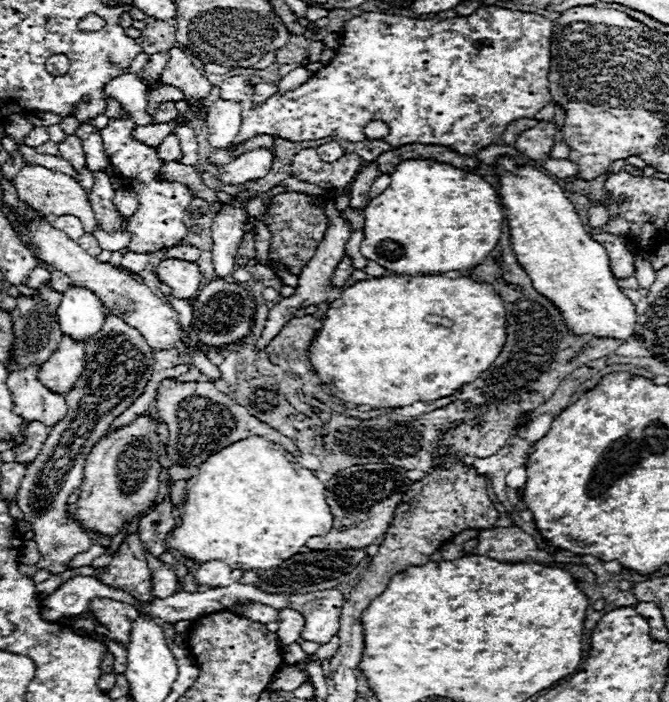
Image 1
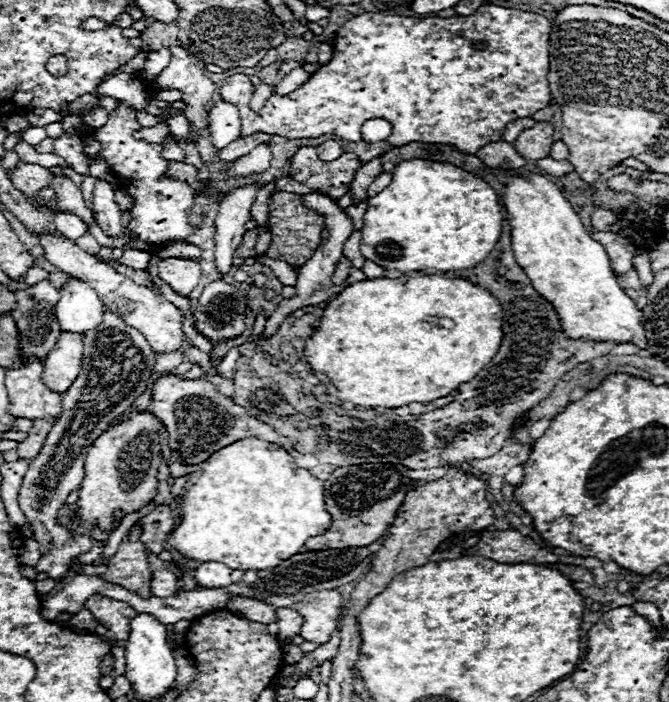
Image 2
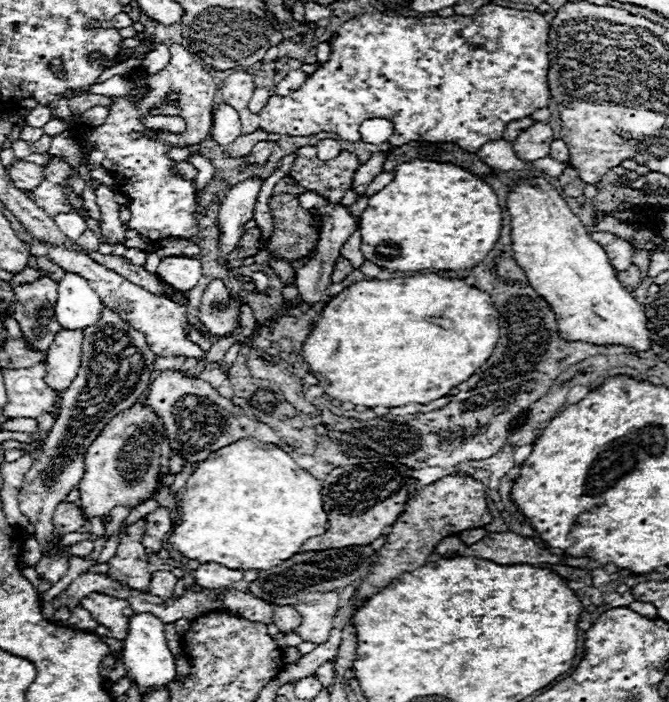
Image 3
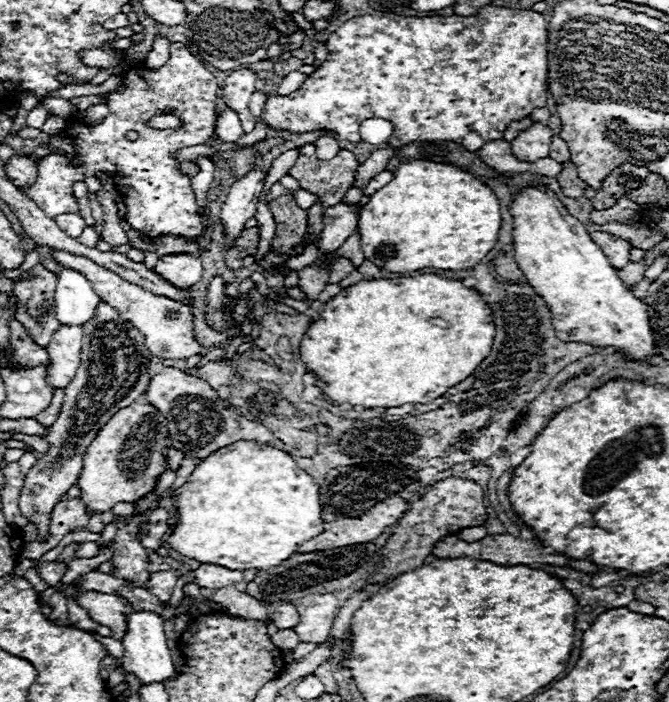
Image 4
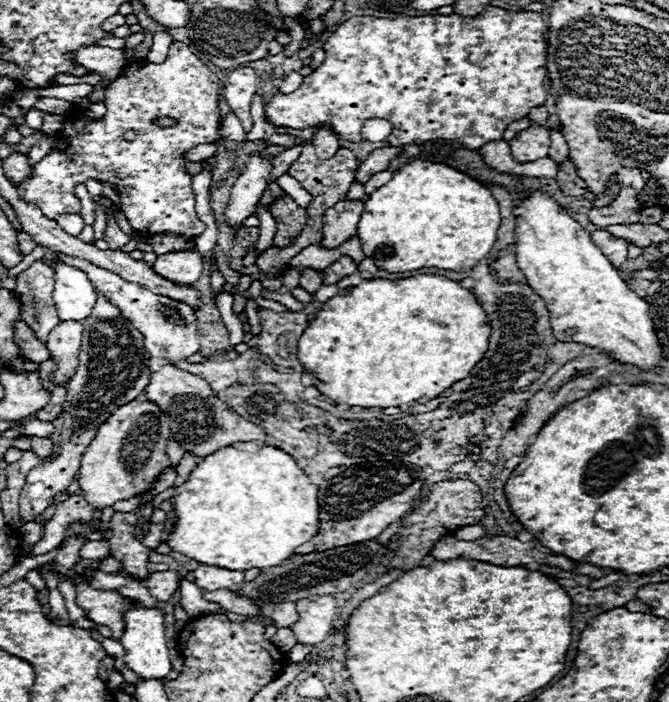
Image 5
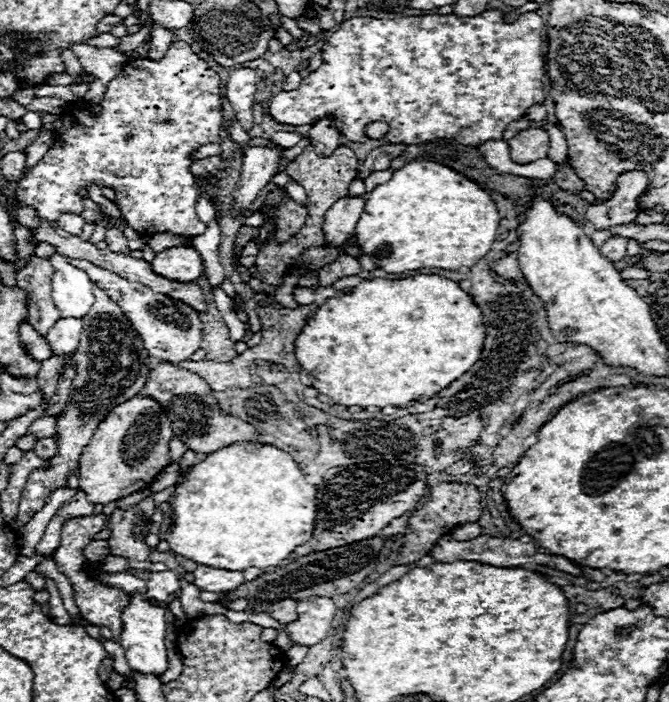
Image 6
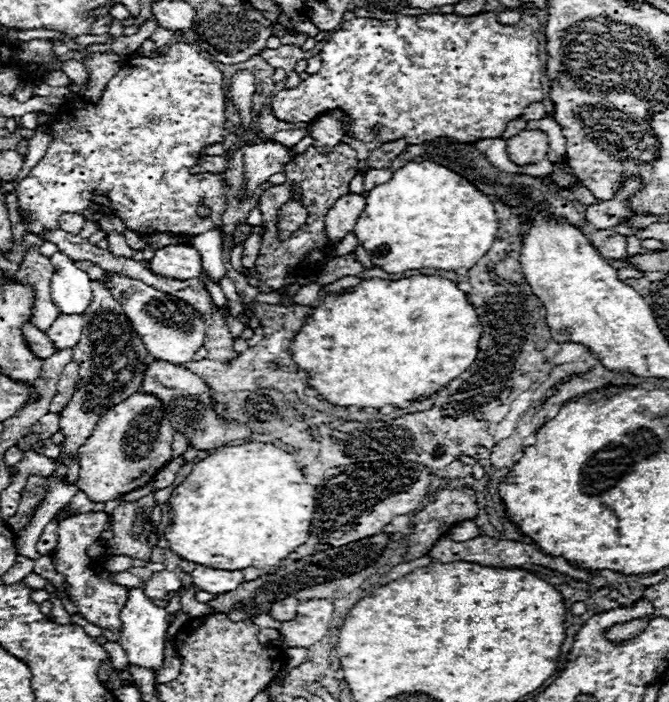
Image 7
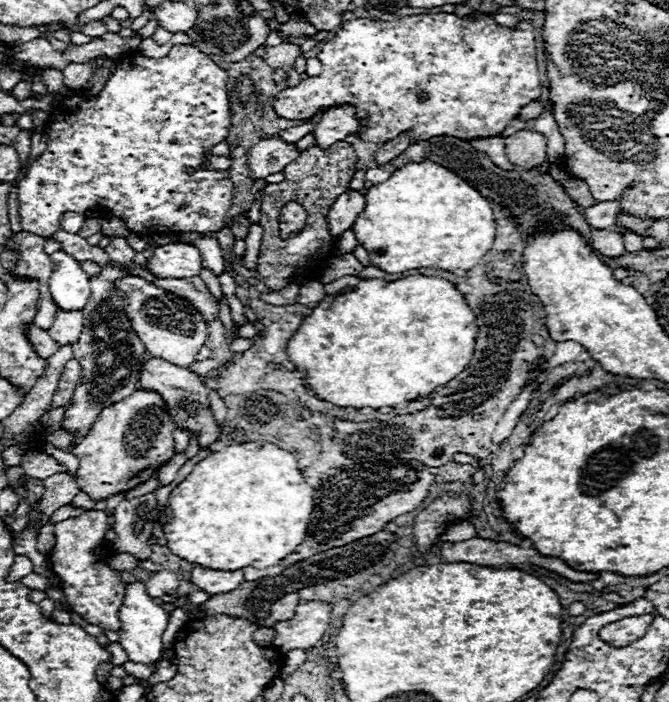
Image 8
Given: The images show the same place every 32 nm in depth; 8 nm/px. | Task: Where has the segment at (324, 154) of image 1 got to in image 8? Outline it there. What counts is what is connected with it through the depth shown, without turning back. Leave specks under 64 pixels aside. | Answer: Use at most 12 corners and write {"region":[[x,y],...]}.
{"region":[[330,108],[312,132],[320,148],[356,134],[354,108]]}

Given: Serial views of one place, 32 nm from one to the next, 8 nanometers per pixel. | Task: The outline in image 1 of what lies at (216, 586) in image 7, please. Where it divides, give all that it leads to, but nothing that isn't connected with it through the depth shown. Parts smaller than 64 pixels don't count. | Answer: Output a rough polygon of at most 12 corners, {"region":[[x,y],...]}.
{"region":[[218,560],[204,562],[194,572],[200,586],[224,588],[240,582],[242,570]]}

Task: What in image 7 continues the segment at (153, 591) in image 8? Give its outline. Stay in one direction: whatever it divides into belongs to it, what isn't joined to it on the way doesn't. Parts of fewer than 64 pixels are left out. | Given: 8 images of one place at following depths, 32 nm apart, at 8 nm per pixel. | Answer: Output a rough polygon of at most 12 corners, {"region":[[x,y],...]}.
{"region":[[162,570],[146,582],[146,596],[164,600],[180,588],[180,574]]}

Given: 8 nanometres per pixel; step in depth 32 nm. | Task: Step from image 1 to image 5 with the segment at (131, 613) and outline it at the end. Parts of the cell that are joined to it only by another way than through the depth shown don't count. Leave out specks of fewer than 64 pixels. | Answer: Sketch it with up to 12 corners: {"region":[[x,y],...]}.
{"region":[[72,574],[76,604],[86,618],[124,632],[122,614],[130,600],[116,590],[96,590]]}

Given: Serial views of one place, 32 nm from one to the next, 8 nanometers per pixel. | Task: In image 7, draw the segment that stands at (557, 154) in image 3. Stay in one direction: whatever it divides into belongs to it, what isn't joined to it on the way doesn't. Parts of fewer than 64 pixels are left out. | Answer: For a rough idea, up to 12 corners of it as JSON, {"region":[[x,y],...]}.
{"region":[[546,114],[528,122],[548,136],[548,160],[564,162],[566,140],[560,126]]}

